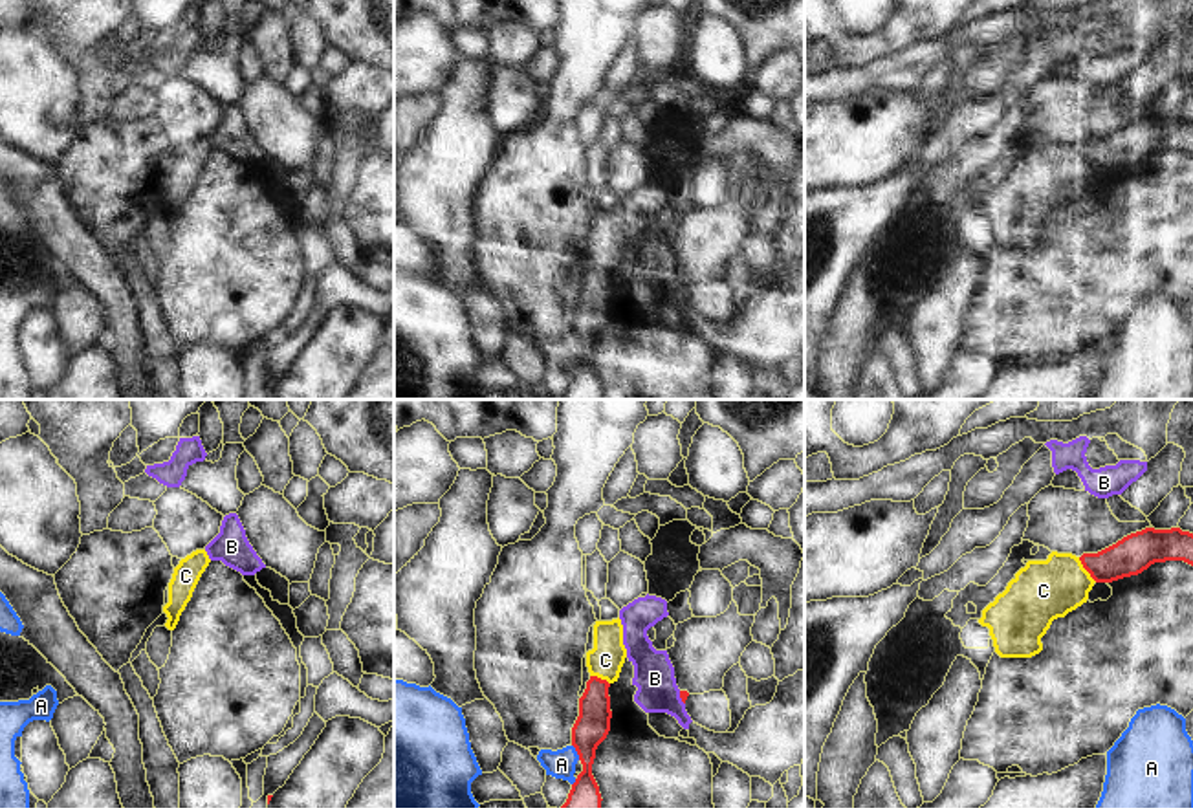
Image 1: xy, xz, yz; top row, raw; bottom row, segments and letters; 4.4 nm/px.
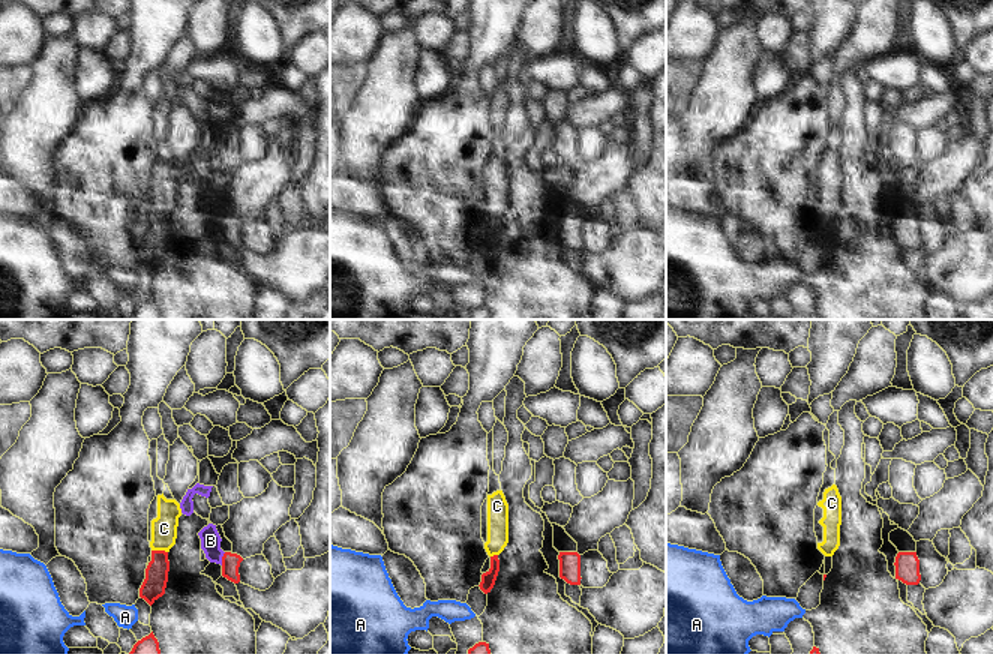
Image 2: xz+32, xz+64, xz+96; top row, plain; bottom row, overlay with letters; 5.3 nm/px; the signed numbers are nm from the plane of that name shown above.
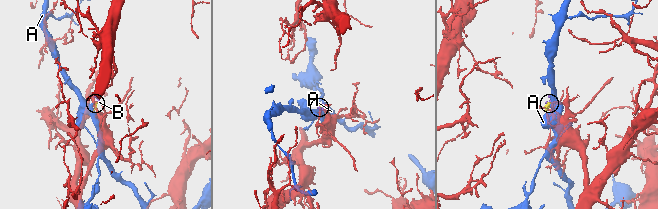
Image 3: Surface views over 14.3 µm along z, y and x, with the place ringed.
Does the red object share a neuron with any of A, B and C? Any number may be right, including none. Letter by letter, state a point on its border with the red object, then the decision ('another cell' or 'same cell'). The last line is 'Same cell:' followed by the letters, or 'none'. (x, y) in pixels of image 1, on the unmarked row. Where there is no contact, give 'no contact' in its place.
A: contact xz (576, 339); another cell
B: contact xz (680, 286); another cell
C: contact yz (1085, 158); another cell
Same cell: none

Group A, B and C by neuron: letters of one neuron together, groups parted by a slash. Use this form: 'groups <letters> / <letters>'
groups A / B C

